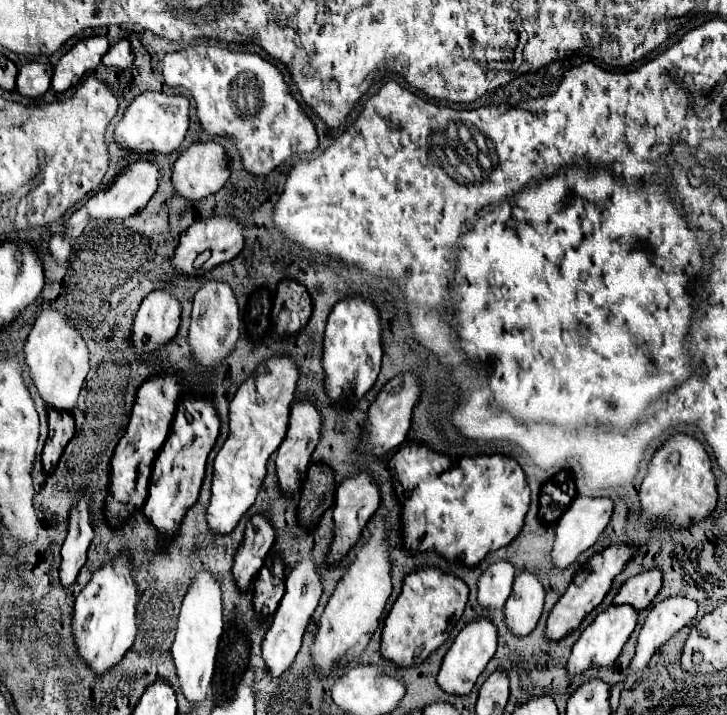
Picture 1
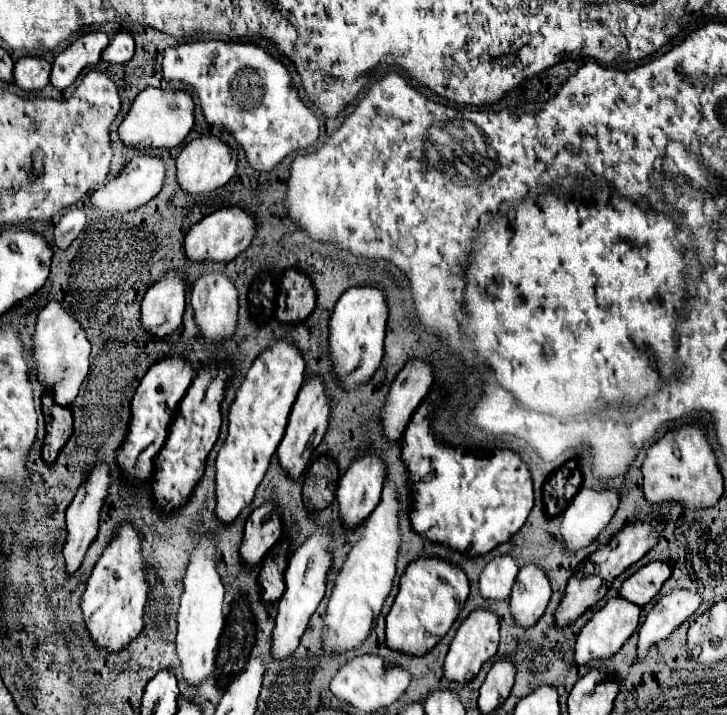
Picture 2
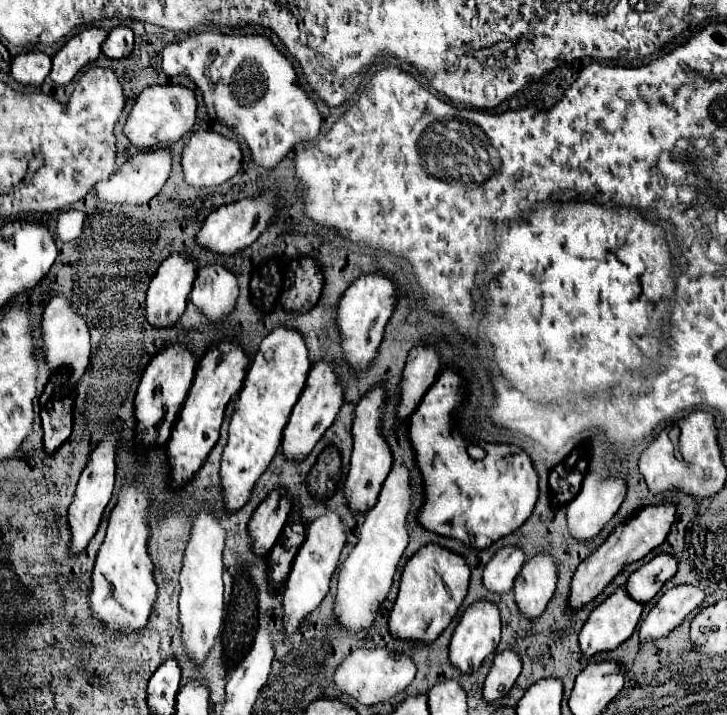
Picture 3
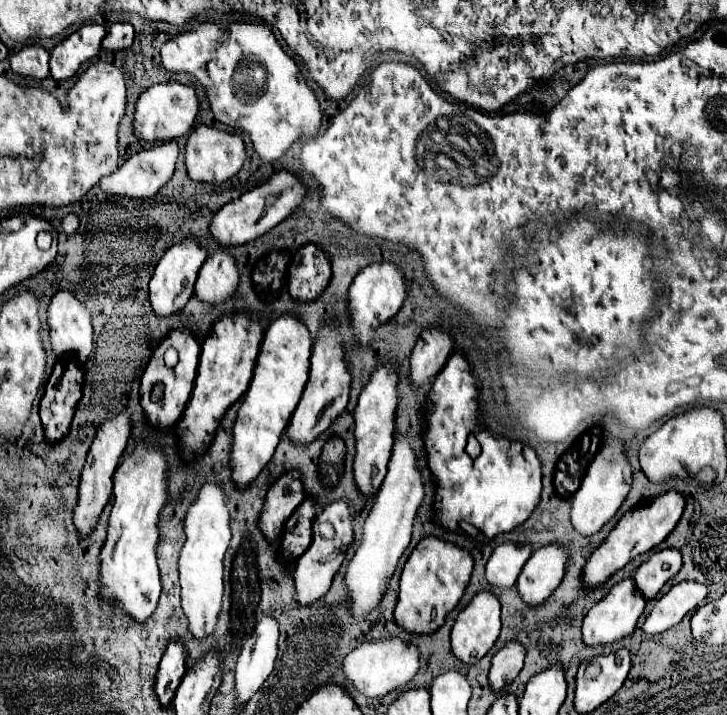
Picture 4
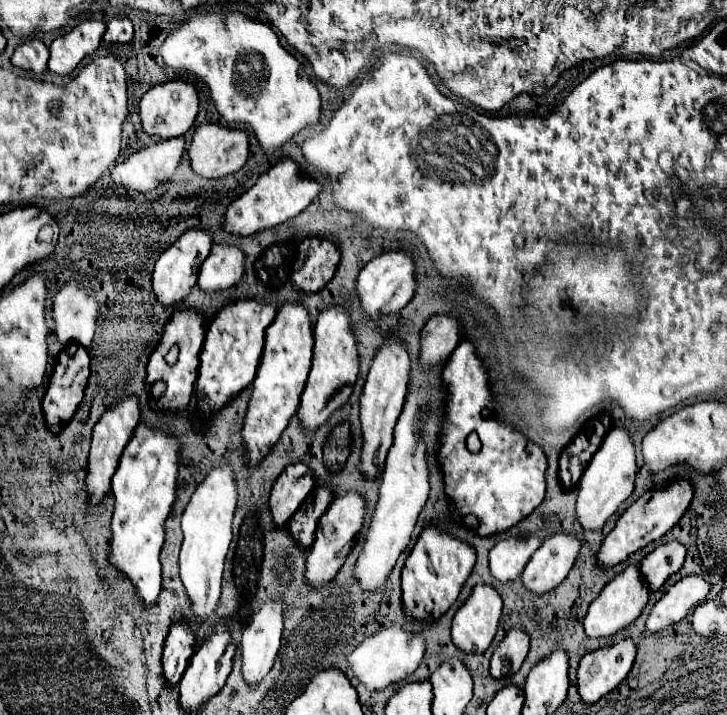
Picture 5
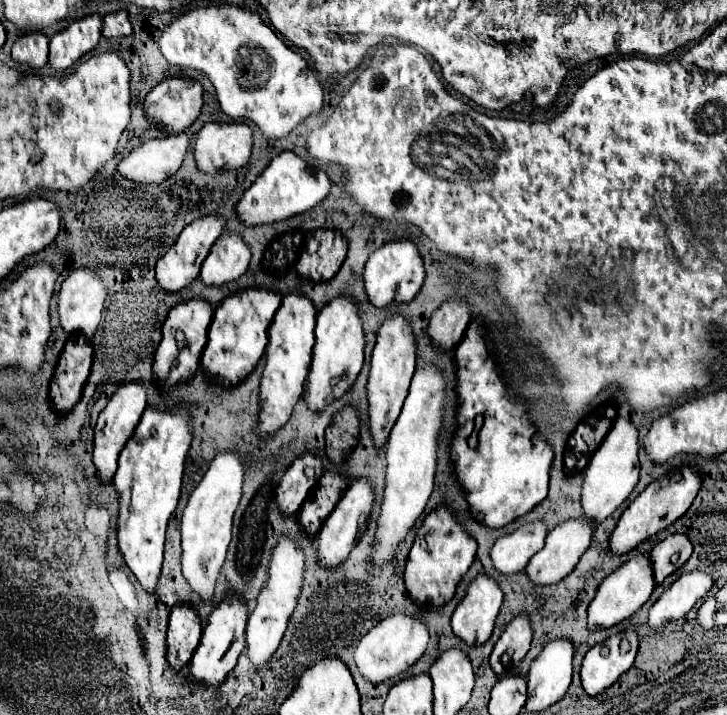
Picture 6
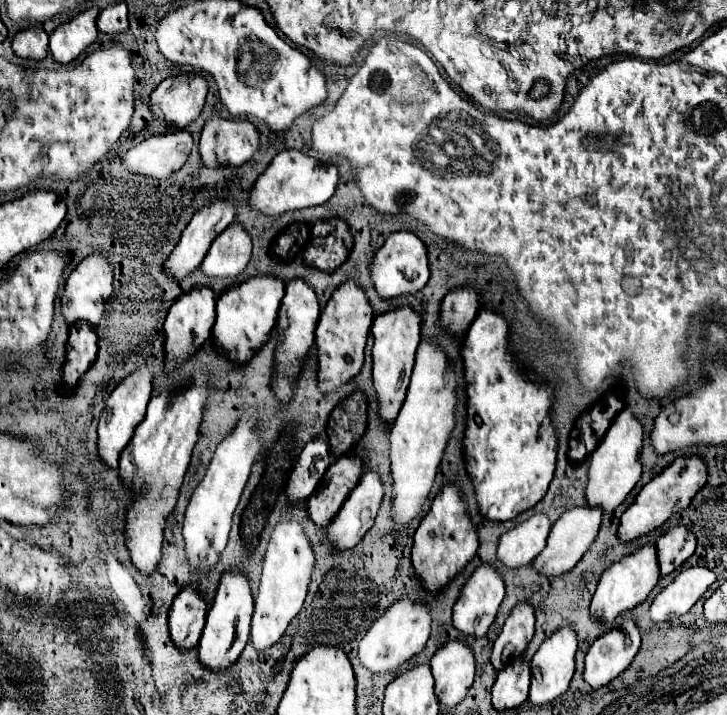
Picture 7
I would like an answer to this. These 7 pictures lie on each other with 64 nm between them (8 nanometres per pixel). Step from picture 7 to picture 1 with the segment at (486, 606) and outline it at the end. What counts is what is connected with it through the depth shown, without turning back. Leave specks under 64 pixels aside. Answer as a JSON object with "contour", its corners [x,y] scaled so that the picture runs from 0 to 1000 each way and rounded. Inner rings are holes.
{"contour":[[[655,864],[644,870],[627,890],[624,901],[619,903],[619,912],[611,917],[608,934],[602,940],[602,957],[619,971],[644,971],[660,940],[669,934],[671,923],[680,917],[682,895],[685,895],[685,884],[674,864]]]}

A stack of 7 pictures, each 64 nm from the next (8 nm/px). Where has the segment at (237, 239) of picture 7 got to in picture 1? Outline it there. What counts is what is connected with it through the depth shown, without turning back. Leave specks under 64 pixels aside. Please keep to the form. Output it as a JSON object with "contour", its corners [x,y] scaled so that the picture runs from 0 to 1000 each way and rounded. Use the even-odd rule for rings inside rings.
{"contour":[[[283,392],[278,403],[267,414],[264,431],[264,450],[261,450],[261,484],[267,492],[267,503],[278,512],[297,512],[303,509],[311,495],[322,487],[330,462],[330,442],[327,425],[319,403],[314,394],[305,392]]]}

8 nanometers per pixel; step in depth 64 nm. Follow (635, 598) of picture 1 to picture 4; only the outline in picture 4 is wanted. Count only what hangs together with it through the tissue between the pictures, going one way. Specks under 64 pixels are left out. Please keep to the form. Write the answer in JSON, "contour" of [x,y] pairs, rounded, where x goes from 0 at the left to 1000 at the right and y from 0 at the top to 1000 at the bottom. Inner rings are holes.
{"contour":[[[913,766],[900,772],[880,794],[872,800],[872,814],[889,836],[900,836],[908,822],[933,803],[938,792],[938,772],[933,766]]]}

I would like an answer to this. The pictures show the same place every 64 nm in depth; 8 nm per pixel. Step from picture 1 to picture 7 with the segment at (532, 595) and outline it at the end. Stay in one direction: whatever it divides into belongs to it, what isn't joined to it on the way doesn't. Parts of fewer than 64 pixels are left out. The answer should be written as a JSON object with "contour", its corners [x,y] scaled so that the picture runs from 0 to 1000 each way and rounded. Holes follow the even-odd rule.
{"contour":[[[803,705],[803,708],[787,708],[784,713],[779,713],[765,727],[765,733],[759,736],[757,750],[754,750],[754,761],[743,772],[743,778],[737,778],[735,794],[743,803],[748,803],[748,806],[770,806],[770,803],[787,797],[787,792],[795,789],[795,783],[803,778],[803,772],[812,766],[814,755],[820,752],[825,730],[828,730],[828,713],[825,713],[825,708],[814,710],[814,708]]]}

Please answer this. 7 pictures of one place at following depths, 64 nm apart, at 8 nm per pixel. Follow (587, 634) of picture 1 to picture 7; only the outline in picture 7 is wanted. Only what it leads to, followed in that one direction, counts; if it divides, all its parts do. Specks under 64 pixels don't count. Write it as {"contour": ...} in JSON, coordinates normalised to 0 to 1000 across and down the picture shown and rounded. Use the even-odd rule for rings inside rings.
{"contour":[[[889,761],[831,797],[814,836],[814,862],[820,862],[820,867],[828,870],[842,870],[858,853],[867,853],[880,842],[886,842],[897,828],[897,822],[902,820],[905,808],[908,808],[908,792],[905,792],[902,766],[897,761]]]}

